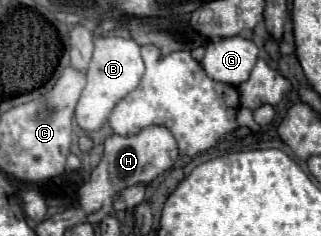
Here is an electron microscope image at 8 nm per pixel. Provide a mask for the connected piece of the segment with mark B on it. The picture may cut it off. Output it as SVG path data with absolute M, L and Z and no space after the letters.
M102 36L94 40L94 56L88 66L88 82L80 94L80 100L76 104L76 124L84 132L96 132L100 130L114 106L132 92L144 74L144 62L140 56L140 46L122 36Z

